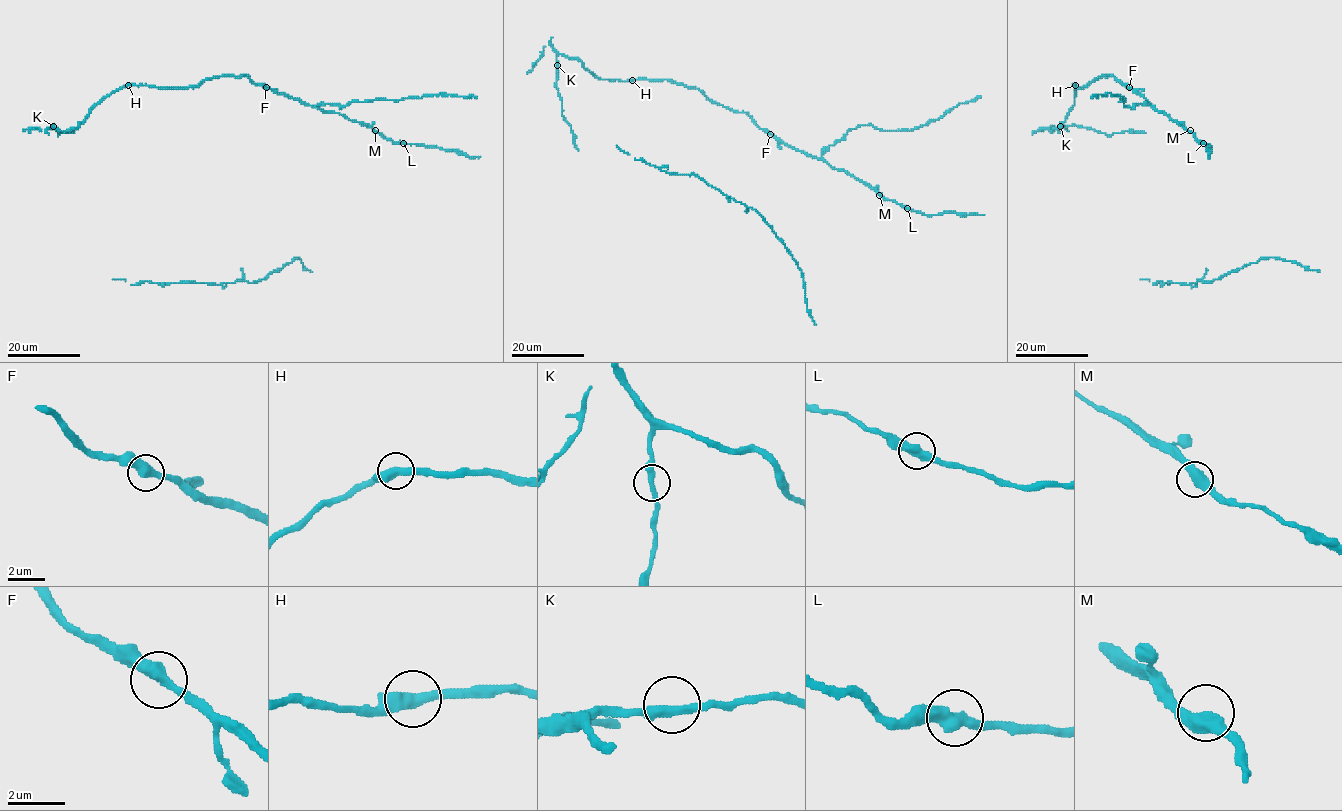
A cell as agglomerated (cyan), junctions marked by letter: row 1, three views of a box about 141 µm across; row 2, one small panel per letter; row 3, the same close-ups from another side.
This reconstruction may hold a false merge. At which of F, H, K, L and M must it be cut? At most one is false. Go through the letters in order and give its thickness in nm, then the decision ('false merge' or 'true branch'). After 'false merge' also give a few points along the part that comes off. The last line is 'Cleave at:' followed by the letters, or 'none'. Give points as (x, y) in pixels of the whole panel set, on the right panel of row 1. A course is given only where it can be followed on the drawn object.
F: 460 nm thick; true branch
H: 480 nm thick; true branch
K: 320 nm thick; true branch
L: 460 nm thick; true branch
M: 480 nm thick; true branch
Cleave at: none

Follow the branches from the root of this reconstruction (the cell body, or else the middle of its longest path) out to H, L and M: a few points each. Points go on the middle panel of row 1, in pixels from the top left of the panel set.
H: (557, 65), (557, 56), (562, 54), (578, 59), (584, 68), (600, 79), (632, 80)
L: (557, 65), (562, 54), (600, 79), (671, 80), (698, 88), (907, 208)
M: (557, 65), (562, 54), (600, 79), (671, 80), (698, 88), (879, 195)

